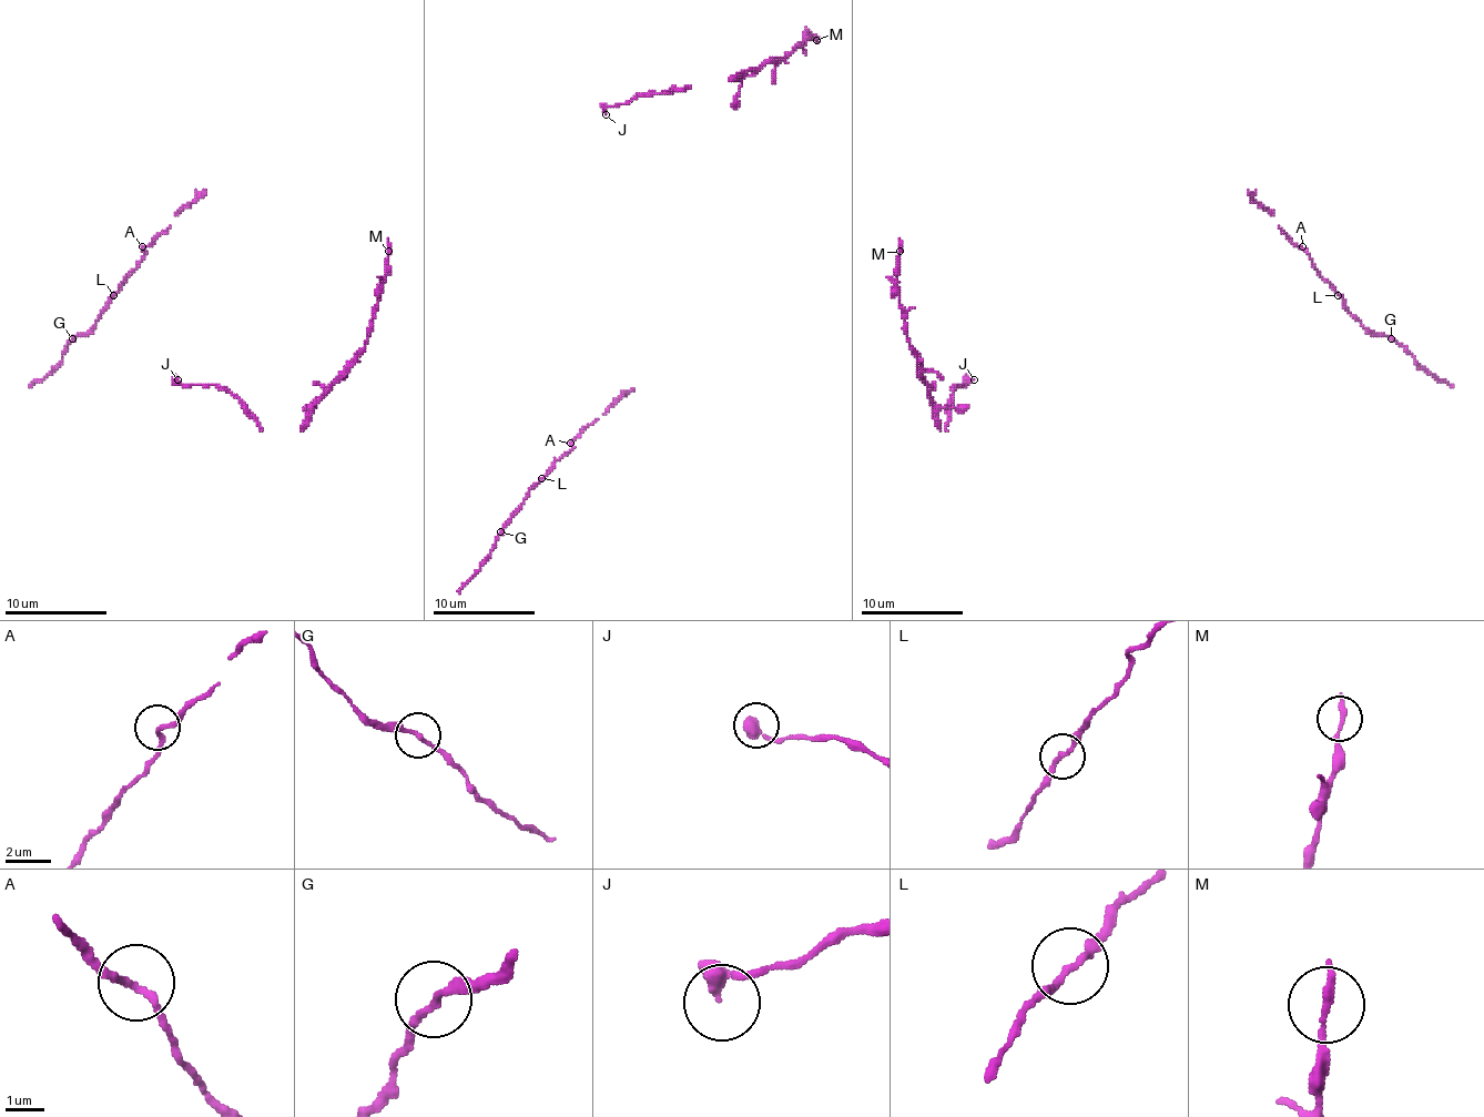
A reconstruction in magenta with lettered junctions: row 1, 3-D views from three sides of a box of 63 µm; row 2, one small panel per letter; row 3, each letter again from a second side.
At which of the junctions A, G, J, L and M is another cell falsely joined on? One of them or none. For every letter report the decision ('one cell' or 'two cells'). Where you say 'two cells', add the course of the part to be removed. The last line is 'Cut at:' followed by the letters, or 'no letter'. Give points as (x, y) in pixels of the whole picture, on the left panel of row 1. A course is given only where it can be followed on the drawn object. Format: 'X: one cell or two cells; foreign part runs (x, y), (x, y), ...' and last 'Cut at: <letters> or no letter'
A: one cell
G: one cell
J: one cell
L: one cell
M: one cell
Cut at: no letter

